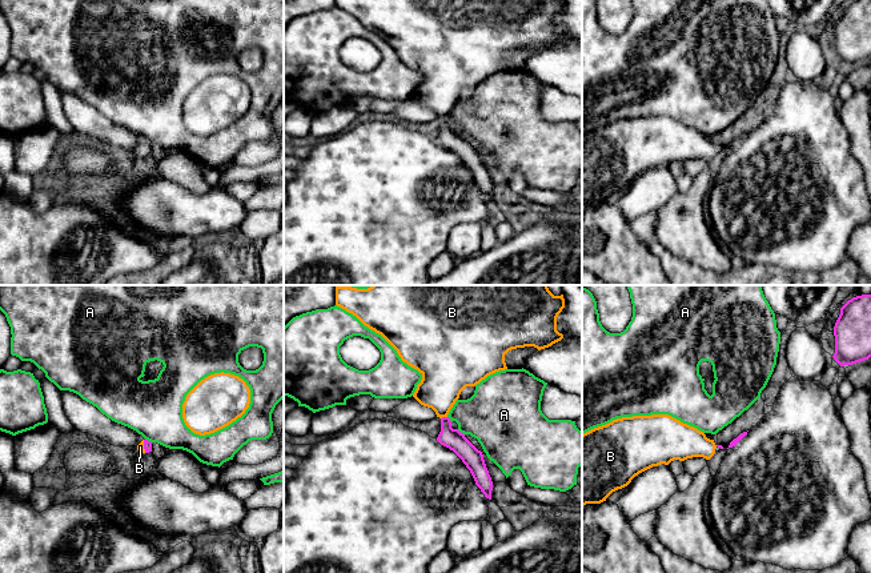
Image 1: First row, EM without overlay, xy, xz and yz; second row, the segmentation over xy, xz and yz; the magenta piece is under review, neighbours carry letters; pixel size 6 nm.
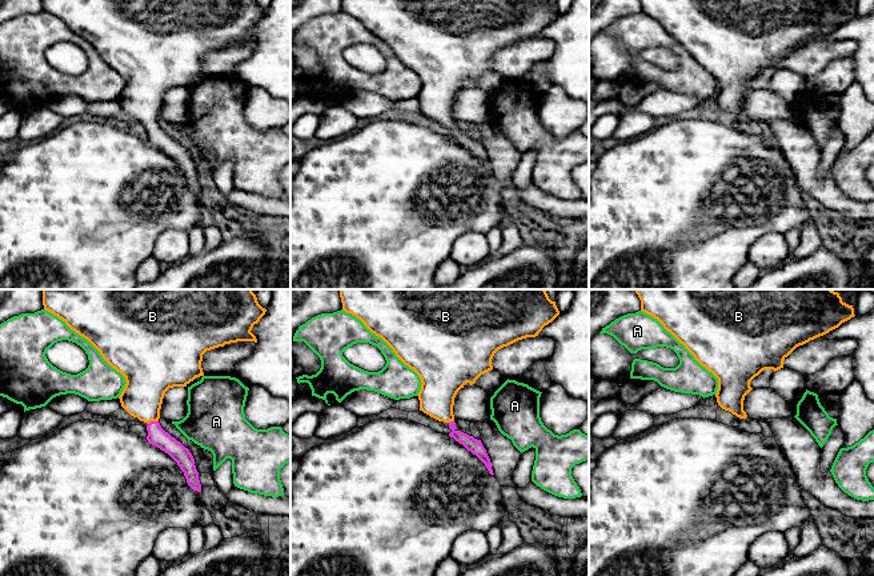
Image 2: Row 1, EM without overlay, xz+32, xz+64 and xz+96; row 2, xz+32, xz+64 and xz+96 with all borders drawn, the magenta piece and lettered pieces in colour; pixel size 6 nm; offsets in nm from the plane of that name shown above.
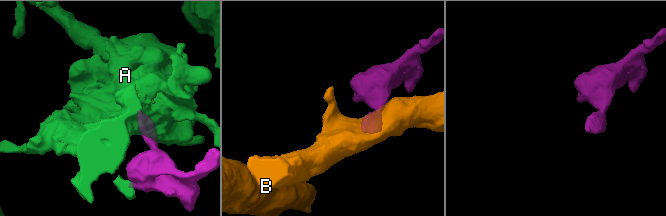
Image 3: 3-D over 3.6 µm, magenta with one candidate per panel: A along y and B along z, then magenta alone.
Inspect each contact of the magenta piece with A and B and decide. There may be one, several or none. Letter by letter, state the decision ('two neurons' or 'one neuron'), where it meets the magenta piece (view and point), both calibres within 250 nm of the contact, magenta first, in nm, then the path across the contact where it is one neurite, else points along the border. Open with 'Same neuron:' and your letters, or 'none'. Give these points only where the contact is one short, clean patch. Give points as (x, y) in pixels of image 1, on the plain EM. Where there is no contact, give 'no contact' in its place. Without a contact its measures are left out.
Same neuron: B
A: two neurons; meets magenta in xz at (460, 133); 120 nm thick on the magenta side, 380 nm on the other; border along xz (457, 131), (464, 136)
B: one neuron; meets magenta in xz at (444, 119); 120 nm thick on the magenta side, 280 nm on the other; runs through xz (453, 140), (446, 133), (444, 119), (444, 77)

